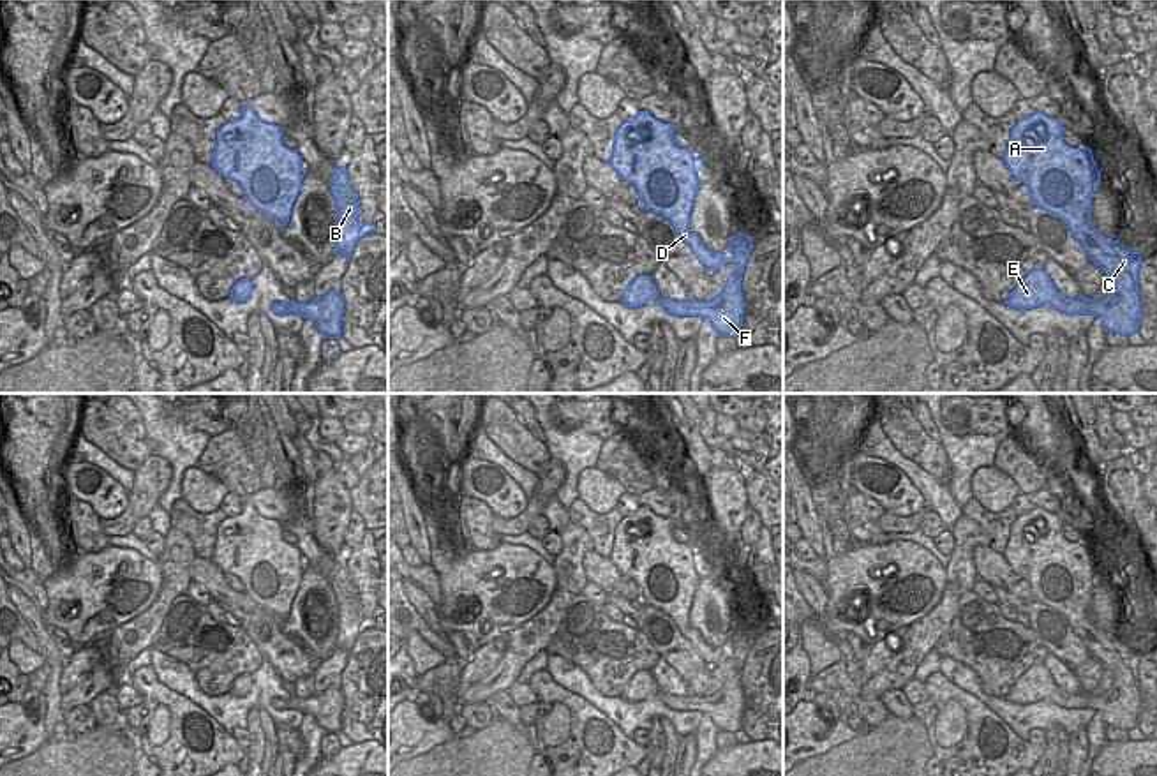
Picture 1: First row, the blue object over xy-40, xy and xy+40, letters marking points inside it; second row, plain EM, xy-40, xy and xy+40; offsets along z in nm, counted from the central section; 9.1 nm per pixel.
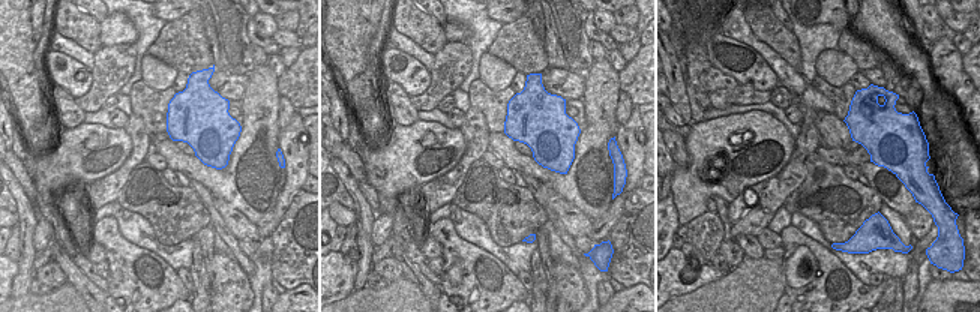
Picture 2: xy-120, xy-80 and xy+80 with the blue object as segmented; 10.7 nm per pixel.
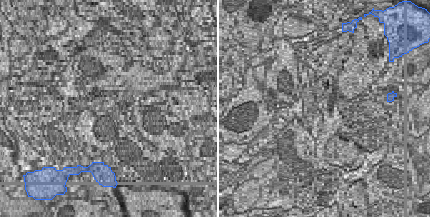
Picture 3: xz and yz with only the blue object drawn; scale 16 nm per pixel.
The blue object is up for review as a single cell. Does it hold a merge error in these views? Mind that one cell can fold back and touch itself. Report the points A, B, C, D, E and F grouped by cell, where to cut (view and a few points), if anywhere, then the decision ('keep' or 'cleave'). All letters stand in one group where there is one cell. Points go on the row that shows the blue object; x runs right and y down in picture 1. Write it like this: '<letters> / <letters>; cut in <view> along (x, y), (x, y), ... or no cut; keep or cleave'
A B C D E F; no cut; keep

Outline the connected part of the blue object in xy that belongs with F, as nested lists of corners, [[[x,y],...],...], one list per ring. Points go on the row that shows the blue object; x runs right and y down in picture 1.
[[[638,111],[633,120],[623,122],[616,131],[608,164],[621,180],[637,187],[640,206],[665,217],[709,272],[720,270],[730,259],[735,273],[727,279],[723,291],[711,302],[660,300],[651,275],[635,277],[621,302],[628,307],[642,307],[649,300],[658,300],[667,312],[707,317],[720,335],[734,339],[741,335],[744,314],[741,275],[751,250],[751,238],[737,233],[727,252],[711,252],[690,229],[704,159],[697,159],[688,148],[676,146],[672,134],[670,123],[653,118],[647,111]]]

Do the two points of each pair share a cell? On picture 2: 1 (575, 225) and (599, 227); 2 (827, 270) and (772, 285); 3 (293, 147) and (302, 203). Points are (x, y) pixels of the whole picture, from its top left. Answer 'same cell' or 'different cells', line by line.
1: different cells
2: different cells
3: different cells

